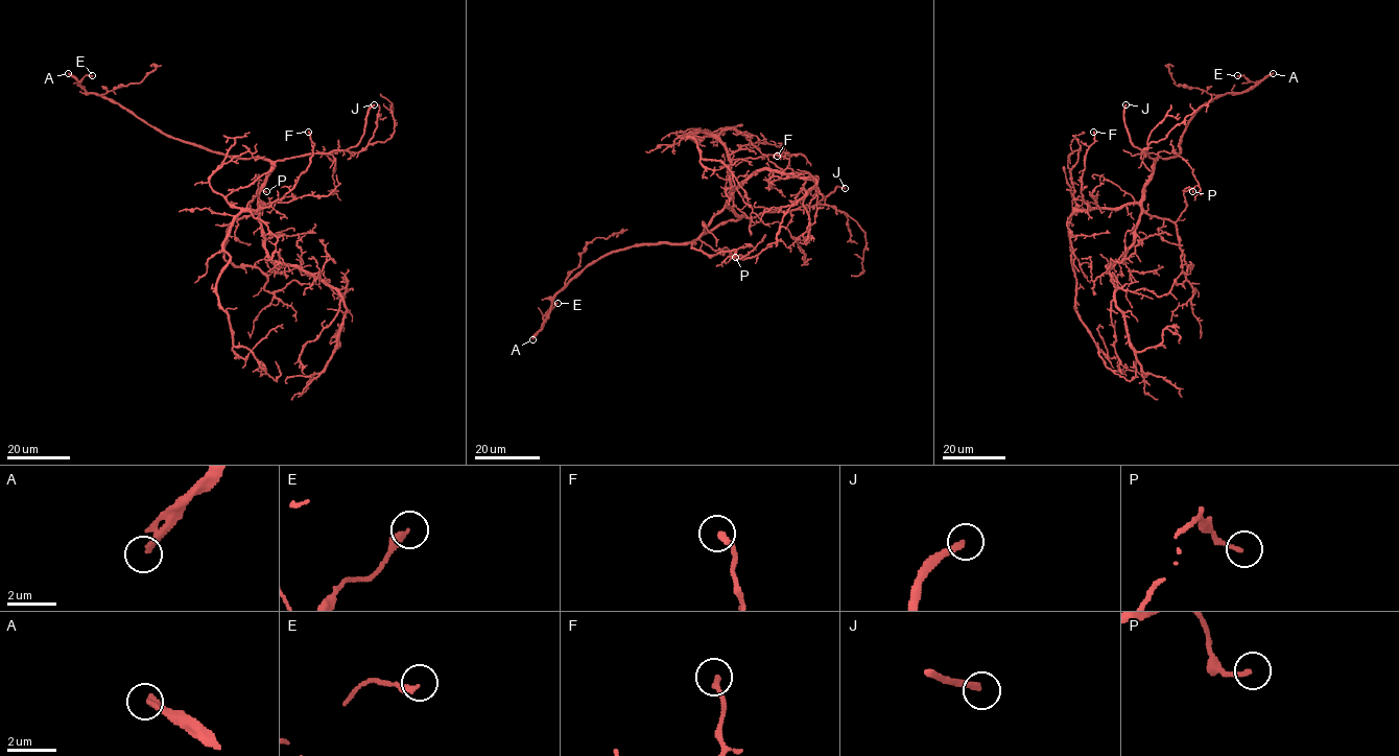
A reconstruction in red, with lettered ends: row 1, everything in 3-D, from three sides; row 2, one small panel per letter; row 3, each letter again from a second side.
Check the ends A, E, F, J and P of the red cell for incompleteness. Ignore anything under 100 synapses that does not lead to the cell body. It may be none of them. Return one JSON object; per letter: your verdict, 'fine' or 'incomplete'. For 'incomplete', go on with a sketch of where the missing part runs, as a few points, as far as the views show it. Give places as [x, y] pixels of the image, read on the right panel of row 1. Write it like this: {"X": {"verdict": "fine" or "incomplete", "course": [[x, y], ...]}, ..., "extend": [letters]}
{"A": {"verdict": "incomplete"}, "E": {"verdict": "fine"}, "F": {"verdict": "fine"}, "J": {"verdict": "incomplete", "course": [[1125, 104], [1128, 101], [1119, 100], [1106, 119]]}, "P": {"verdict": "fine"}, "extend": ["A", "J"]}

